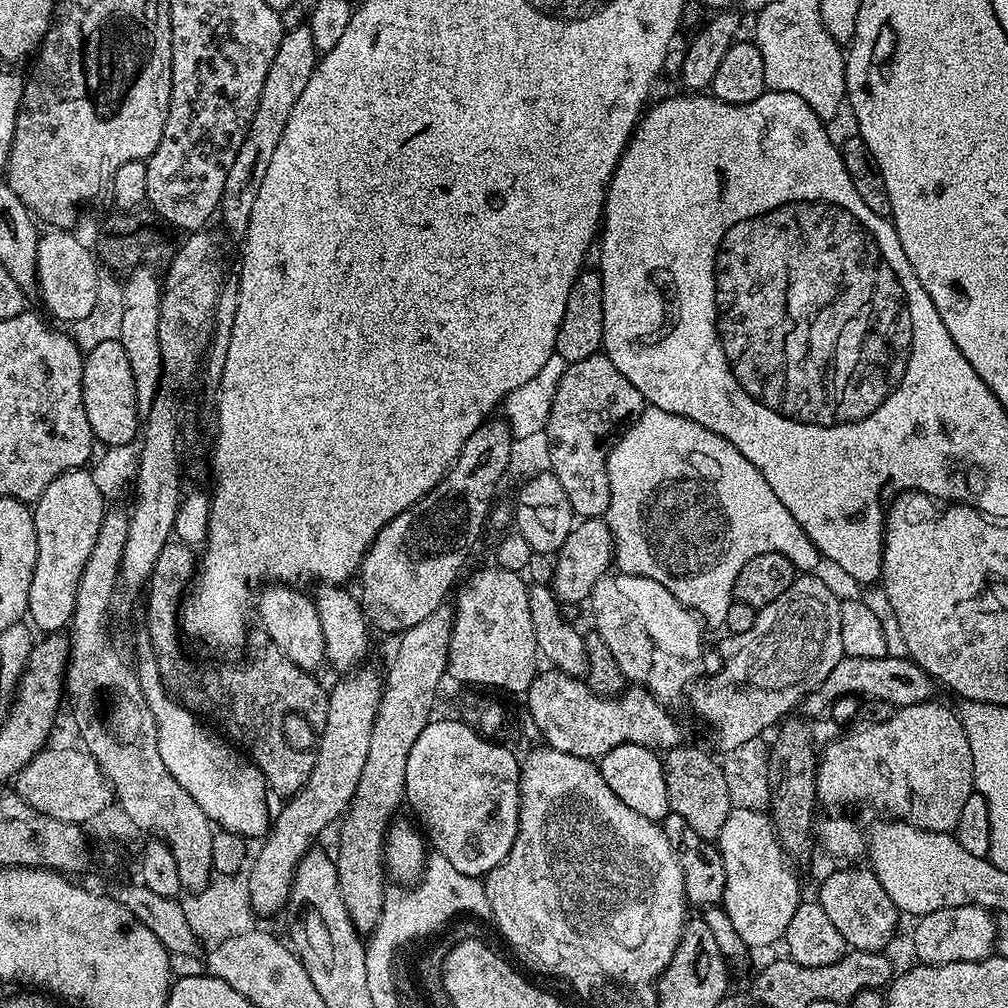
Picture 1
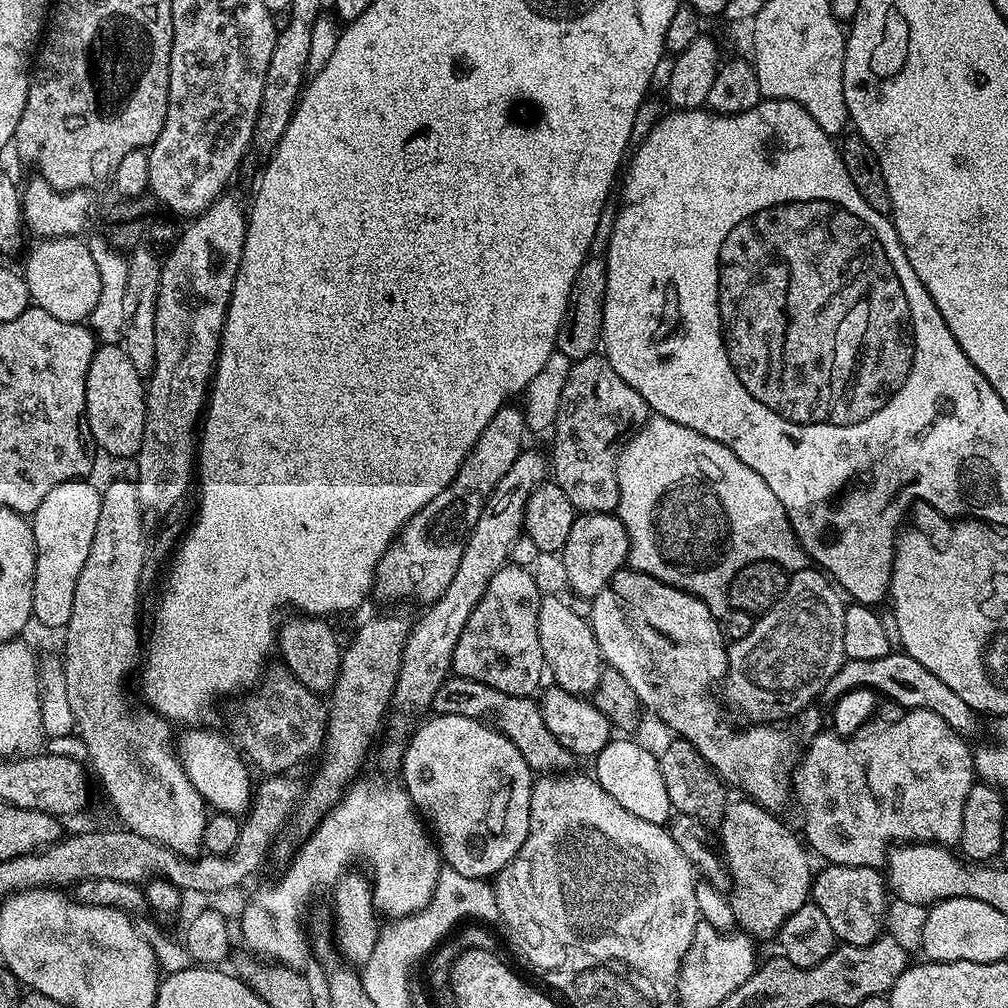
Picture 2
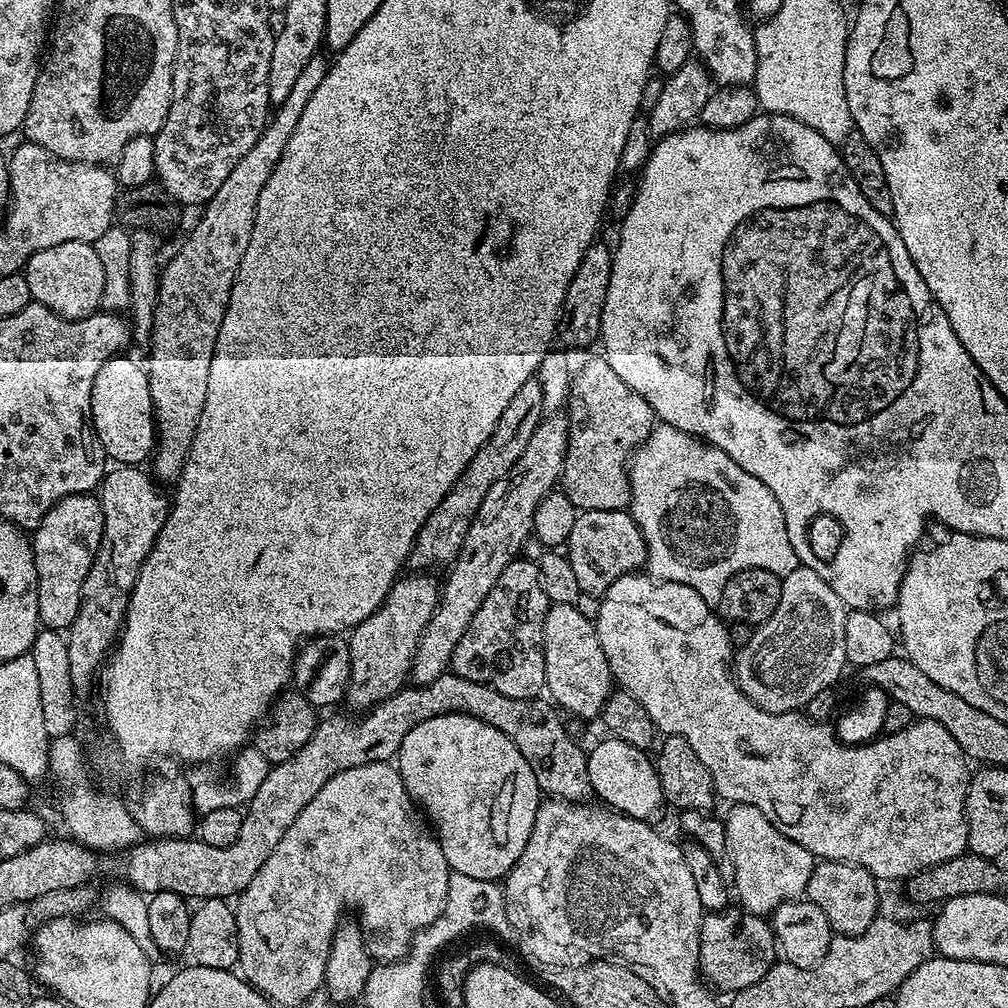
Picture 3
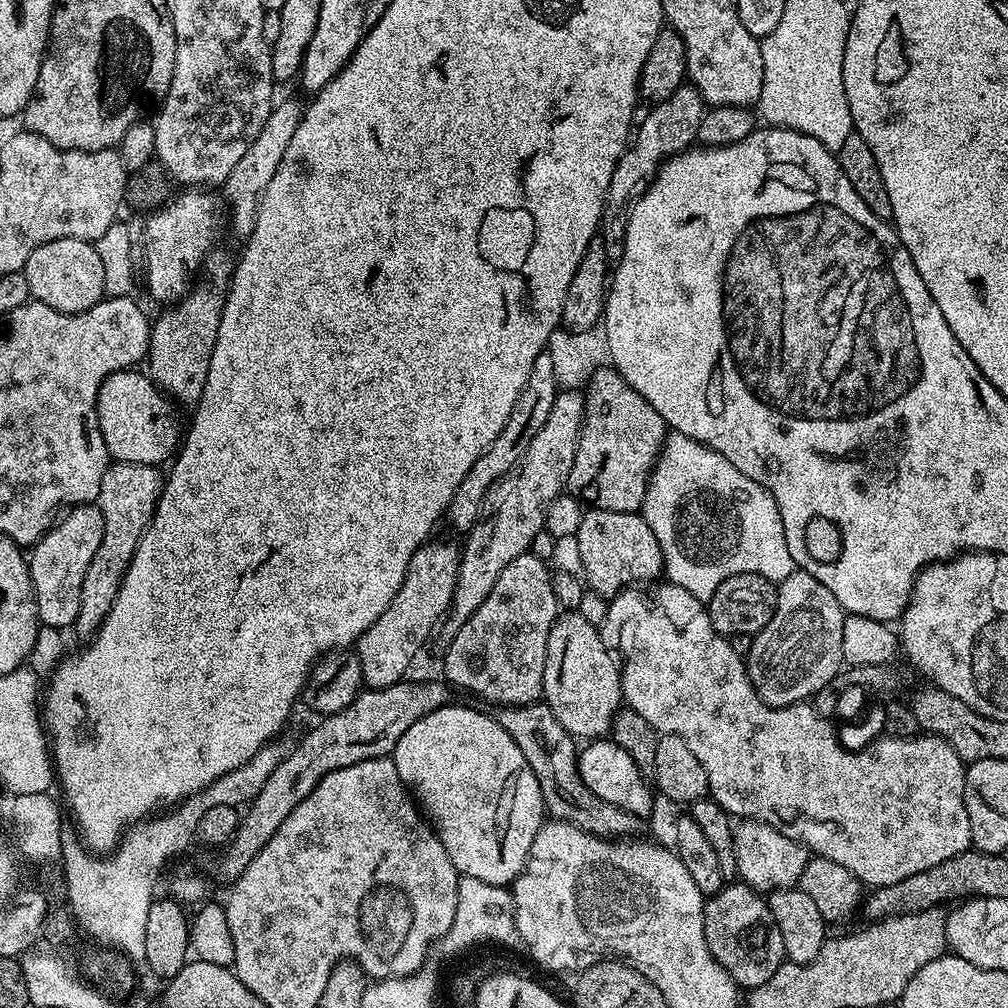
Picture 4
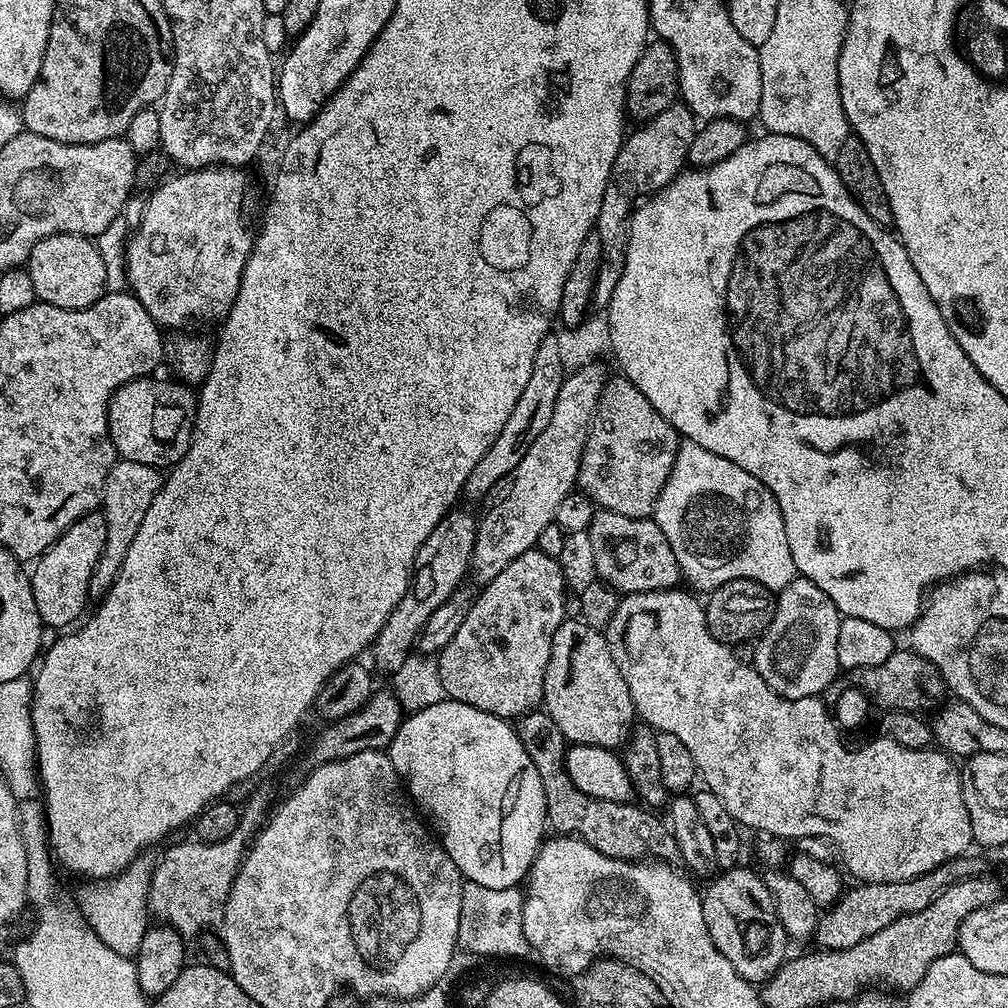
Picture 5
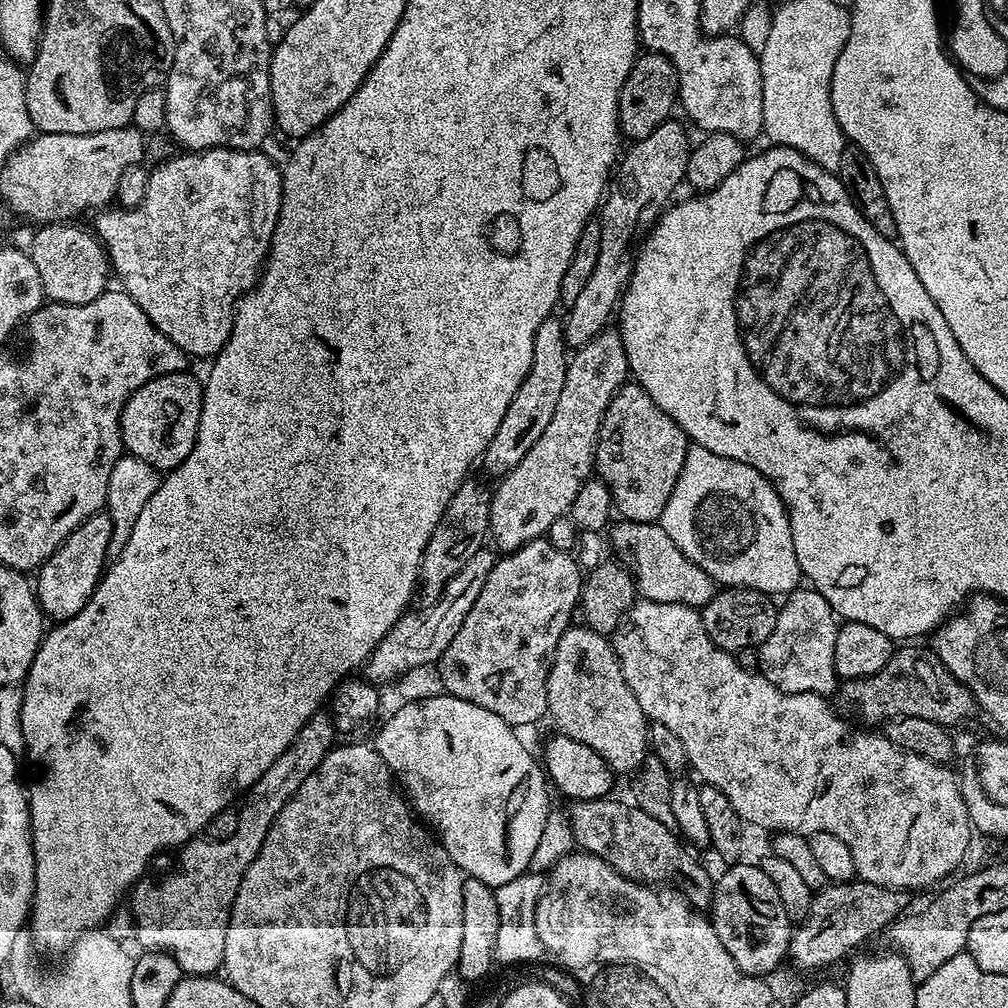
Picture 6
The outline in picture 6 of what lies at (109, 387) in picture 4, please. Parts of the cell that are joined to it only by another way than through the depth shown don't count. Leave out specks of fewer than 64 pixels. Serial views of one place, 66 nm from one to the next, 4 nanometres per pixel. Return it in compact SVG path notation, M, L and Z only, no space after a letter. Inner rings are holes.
M191 371L167 372L146 382L126 402L120 415L120 437L124 452L150 462L161 474L167 474L194 450L198 422L202 414L204 385L191 376Z

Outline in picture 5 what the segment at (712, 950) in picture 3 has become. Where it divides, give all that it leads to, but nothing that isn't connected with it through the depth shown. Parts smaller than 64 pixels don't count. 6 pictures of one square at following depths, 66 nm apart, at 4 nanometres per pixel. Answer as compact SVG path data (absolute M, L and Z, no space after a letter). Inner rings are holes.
M744 867L729 868L711 877L709 884L712 885L702 892L702 918L706 918L706 930L710 930L710 938L714 946L722 950L726 962L730 962L730 966L734 966L742 978L760 986L780 969L789 955L790 941L784 932L782 922L778 922L778 914L774 910L774 898L766 886L763 875L759 871L751 872Z

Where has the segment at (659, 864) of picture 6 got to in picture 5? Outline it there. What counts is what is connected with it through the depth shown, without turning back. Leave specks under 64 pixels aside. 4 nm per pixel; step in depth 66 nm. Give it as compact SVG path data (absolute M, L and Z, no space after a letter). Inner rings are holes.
M543 710L527 712L518 720L520 741L524 743L534 770L542 778L542 790L546 794L548 824L556 827L557 833L566 836L579 836L594 850L619 860L639 861L649 852L649 857L660 862L672 862L677 859L676 843L667 823L660 820L655 811L636 802L610 802L582 794L574 782L570 782L564 765L566 741L562 730Z

